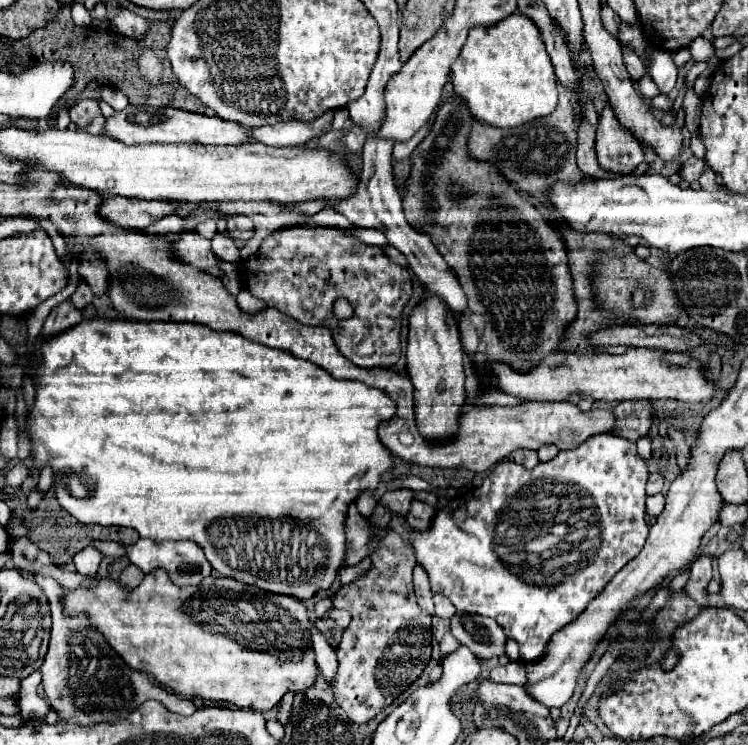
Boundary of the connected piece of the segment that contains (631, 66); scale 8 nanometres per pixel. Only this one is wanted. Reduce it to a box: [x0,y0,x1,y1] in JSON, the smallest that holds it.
[621,47,645,81]

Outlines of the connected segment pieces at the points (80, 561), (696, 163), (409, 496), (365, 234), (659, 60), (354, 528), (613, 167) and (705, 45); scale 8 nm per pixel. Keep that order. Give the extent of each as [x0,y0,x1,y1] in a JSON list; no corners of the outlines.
[[73,547,101,575],[681,157,707,183],[377,489,413,517],[347,227,387,247],[649,51,677,95],[345,503,371,565],[595,103,643,173],[689,37,715,61]]

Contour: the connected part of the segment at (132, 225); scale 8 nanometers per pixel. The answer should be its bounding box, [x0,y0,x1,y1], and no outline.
[99,197,179,229]

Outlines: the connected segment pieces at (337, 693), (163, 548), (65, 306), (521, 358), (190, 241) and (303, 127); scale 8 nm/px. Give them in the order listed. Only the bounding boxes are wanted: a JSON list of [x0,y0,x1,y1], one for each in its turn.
[[331,531,431,723],[125,539,211,585],[41,299,83,337],[403,95,577,375],[175,231,223,269],[251,111,333,147]]

